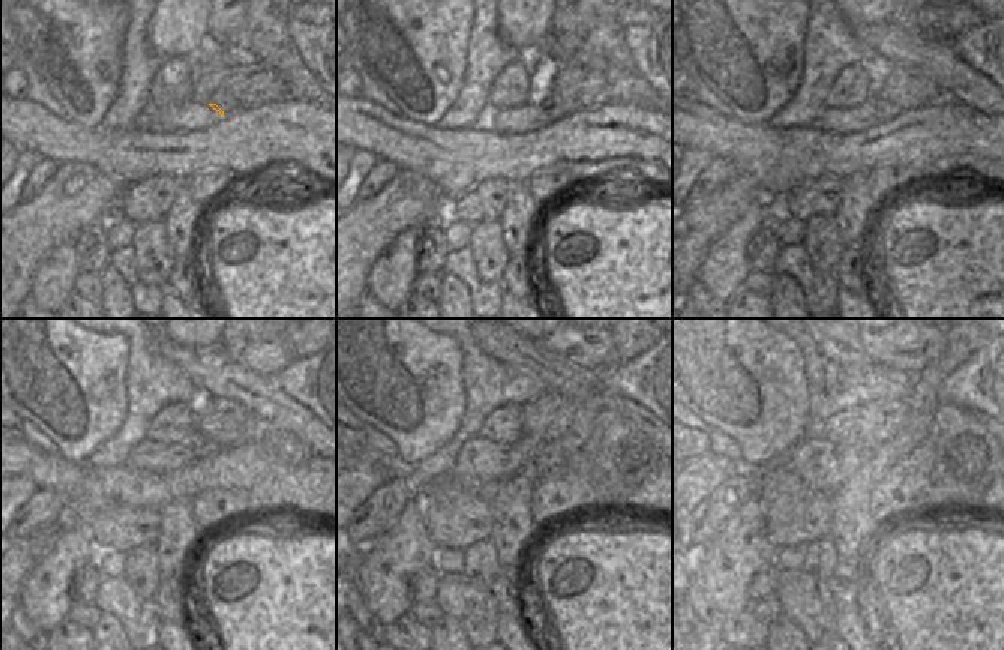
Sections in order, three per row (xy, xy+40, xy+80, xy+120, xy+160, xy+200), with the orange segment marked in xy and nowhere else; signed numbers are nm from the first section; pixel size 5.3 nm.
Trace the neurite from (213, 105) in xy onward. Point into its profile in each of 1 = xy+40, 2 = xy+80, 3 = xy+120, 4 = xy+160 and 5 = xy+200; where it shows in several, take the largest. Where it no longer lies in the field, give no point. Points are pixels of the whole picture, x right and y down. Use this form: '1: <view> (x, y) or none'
1: xy+40 (556, 111)
2: xy+80 (884, 110)
3: xy+120 (201, 446)
4: xy+160 (530, 446)
5: xy+200 (865, 449)

